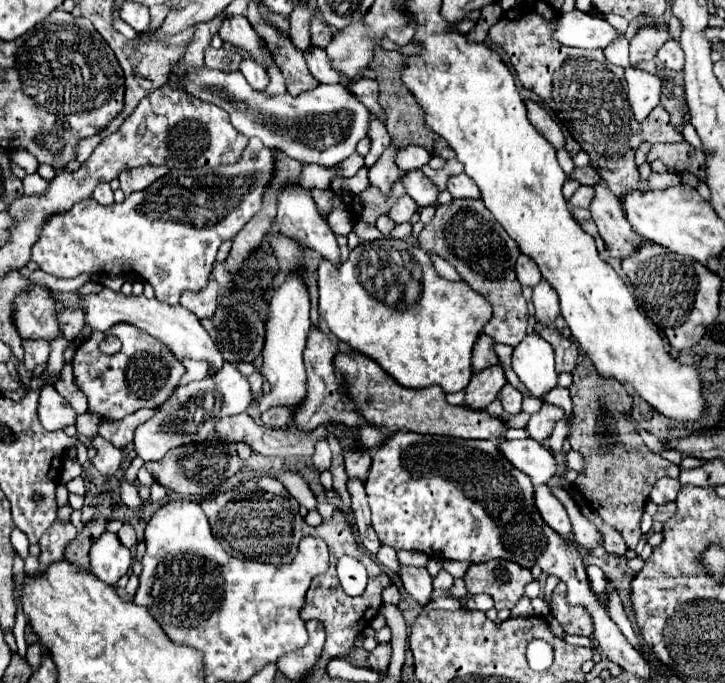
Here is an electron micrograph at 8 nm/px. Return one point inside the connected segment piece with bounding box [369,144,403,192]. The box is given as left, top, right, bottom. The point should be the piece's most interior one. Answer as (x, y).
(382, 173)

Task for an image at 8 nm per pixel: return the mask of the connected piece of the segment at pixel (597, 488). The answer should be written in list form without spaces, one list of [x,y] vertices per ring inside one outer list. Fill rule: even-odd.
[[[579,358],[577,370],[579,372],[573,372],[573,384],[569,388],[575,414],[569,442],[573,450],[583,454],[585,472],[579,474],[573,488],[587,498],[605,524],[621,532],[627,548],[635,548],[641,538],[639,520],[647,502],[647,494],[659,478],[679,478],[679,468],[663,456],[651,452],[635,428],[625,420],[631,408],[631,396],[621,382],[597,374],[589,358]],[[611,434],[619,434],[619,438],[611,438]],[[603,494],[613,494],[613,498],[603,502]]]

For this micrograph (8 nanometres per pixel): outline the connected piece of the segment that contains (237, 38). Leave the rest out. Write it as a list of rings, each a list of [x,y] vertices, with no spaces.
[[[245,16],[227,18],[219,28],[219,36],[223,42],[229,42],[229,44],[241,48],[245,54],[249,54],[265,70],[273,64],[273,60],[267,52],[267,46],[257,36],[257,32],[253,32],[253,28],[249,28],[249,22],[245,20]]]

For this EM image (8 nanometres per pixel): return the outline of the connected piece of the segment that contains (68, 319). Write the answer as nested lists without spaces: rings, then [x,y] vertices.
[[[57,312],[57,320],[59,320],[59,328],[61,328],[63,336],[69,342],[73,342],[75,336],[85,326],[85,322],[81,320],[81,312]]]

